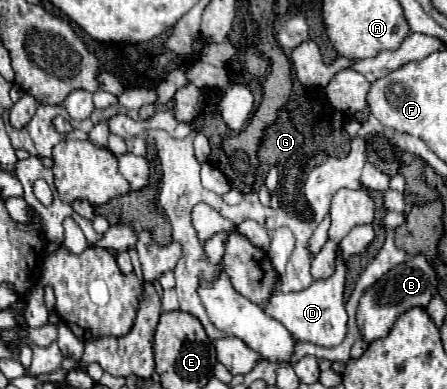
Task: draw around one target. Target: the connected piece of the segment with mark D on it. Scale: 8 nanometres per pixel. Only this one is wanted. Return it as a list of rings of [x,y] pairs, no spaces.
[[[336,256],[336,272],[328,280],[316,280],[306,290],[300,292],[274,292],[268,304],[264,306],[266,314],[274,320],[282,322],[286,330],[300,342],[312,342],[318,346],[338,346],[346,338],[348,330],[348,314],[344,308],[342,292],[344,292],[344,276],[346,276],[346,262],[344,258]]]

